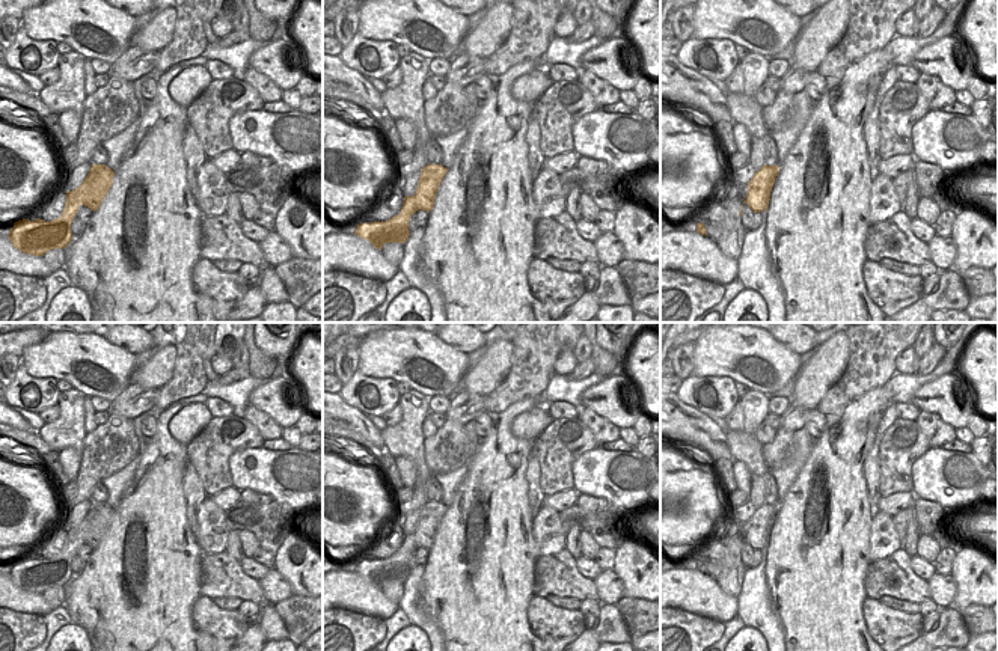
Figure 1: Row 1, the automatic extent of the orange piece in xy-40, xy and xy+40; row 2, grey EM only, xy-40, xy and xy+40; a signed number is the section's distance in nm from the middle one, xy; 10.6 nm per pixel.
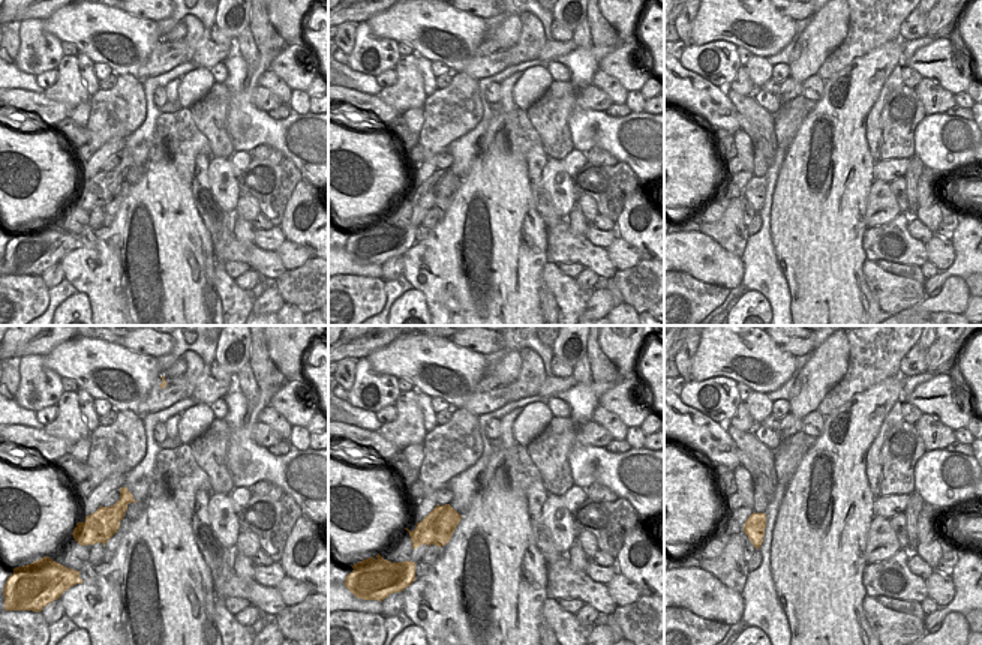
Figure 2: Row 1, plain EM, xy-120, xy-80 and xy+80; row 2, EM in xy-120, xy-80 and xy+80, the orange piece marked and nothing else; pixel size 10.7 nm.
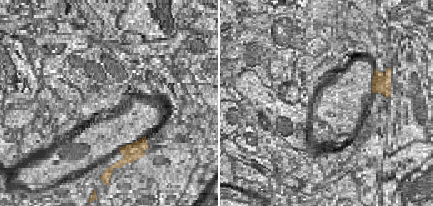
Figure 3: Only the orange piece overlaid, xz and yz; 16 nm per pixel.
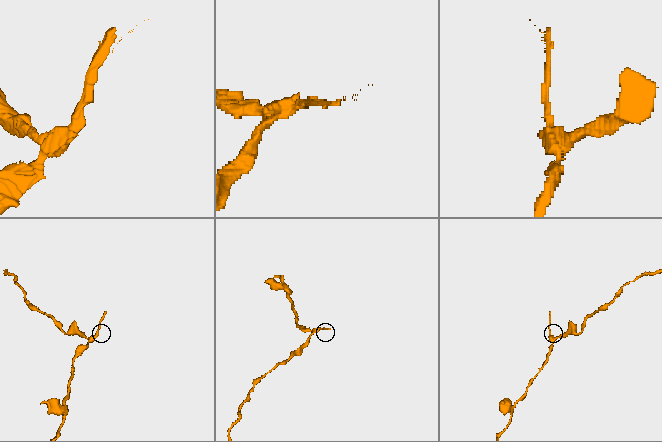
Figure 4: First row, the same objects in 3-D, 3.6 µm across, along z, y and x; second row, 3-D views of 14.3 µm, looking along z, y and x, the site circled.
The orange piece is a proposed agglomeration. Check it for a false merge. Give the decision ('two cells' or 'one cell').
two cells

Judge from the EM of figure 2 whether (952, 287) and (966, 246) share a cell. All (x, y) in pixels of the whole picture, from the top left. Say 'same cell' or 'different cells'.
different cells

